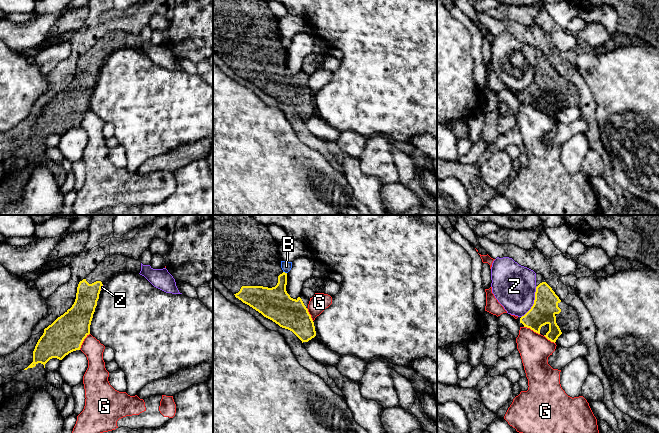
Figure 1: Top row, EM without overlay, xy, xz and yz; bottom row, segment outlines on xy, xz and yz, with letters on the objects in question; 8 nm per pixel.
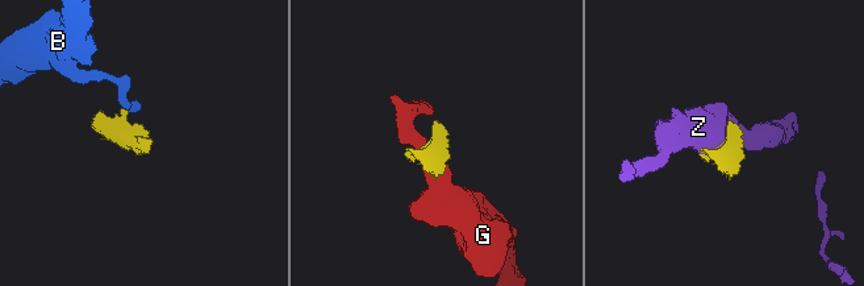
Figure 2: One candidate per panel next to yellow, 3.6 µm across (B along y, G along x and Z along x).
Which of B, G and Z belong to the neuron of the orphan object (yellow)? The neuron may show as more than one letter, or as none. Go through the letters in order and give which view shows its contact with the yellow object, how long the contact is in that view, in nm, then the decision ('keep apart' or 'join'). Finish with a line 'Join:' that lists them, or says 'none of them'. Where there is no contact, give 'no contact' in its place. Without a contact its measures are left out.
B: xz | 40 nm | keep apart
G: xy | 160 nm | keep apart
Z: yz | 280 nm | keep apart
Join: none of them

